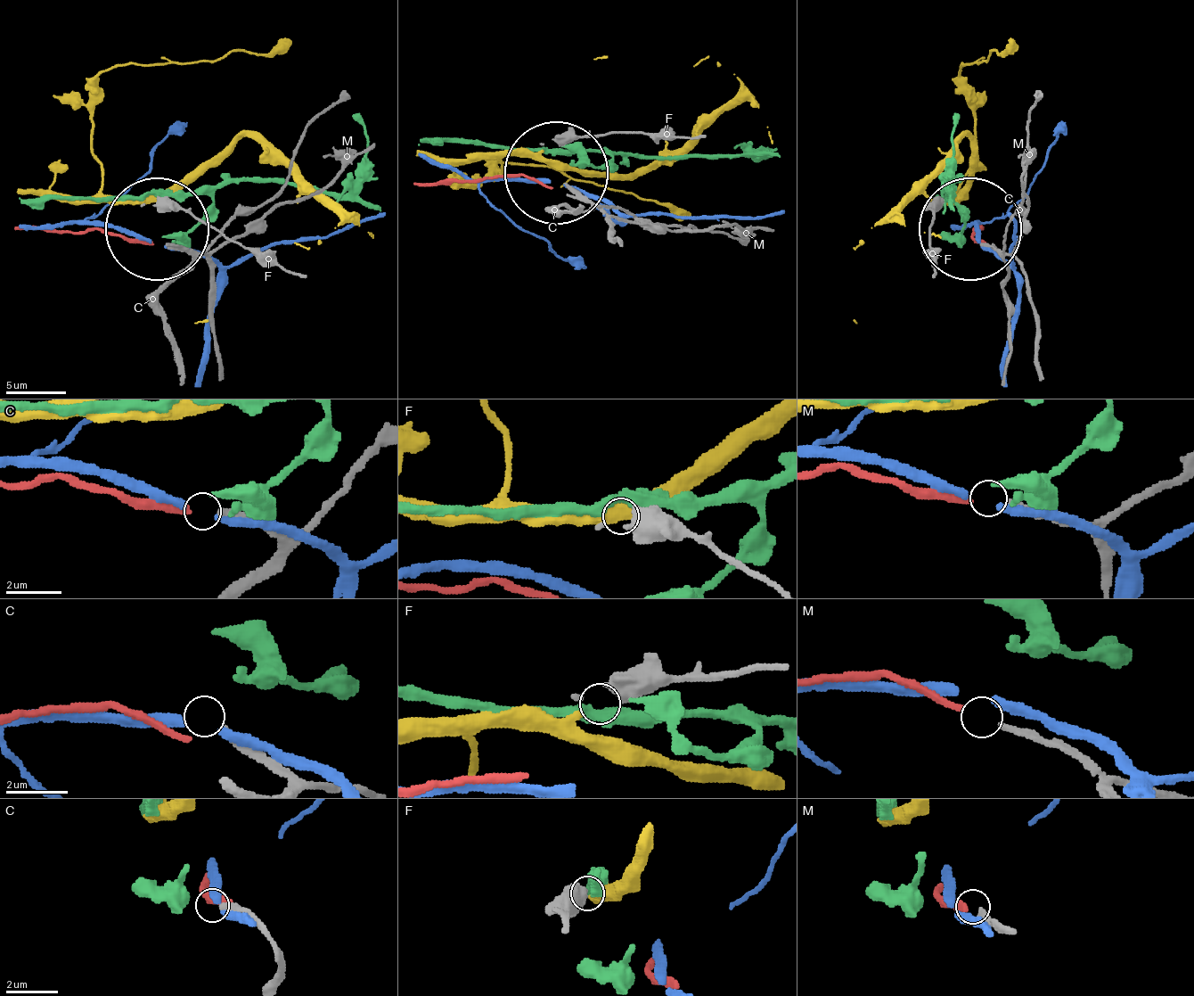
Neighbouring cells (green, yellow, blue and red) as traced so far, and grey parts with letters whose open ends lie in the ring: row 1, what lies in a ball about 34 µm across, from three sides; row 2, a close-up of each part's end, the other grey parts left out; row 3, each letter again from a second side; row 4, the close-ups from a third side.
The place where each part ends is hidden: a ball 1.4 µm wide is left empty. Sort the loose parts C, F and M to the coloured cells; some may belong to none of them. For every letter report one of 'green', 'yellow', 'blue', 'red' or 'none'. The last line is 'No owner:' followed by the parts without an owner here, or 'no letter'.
C: none
F: yellow
M: red
No owner: C

